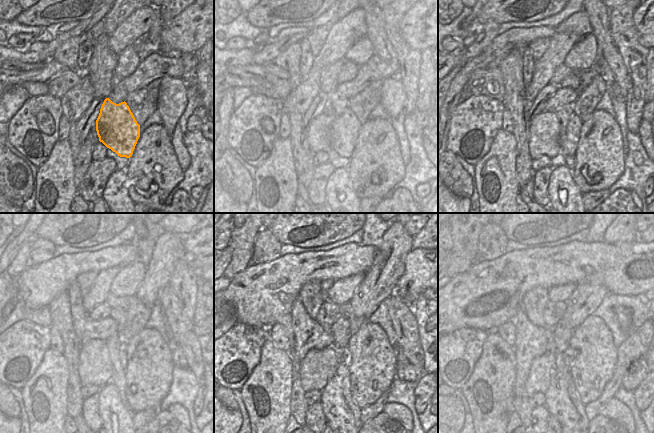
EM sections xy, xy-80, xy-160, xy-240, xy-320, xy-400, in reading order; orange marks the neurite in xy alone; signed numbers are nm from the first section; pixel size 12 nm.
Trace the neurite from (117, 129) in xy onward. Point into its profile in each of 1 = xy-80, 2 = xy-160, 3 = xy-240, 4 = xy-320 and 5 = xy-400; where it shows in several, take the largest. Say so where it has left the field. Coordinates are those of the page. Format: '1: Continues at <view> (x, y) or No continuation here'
1: Continues at xy-80 (344, 130)
2: Continues at xy-160 (568, 142)
3: Continues at xy-240 (123, 355)
4: Continues at xy-320 (345, 354)
5: Continues at xy-400 (569, 355)

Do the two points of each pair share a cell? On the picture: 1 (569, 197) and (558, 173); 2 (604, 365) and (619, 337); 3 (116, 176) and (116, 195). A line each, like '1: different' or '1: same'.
1: same
2: different
3: same

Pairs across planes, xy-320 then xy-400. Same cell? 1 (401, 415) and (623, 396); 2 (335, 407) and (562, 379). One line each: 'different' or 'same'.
1: different
2: same

